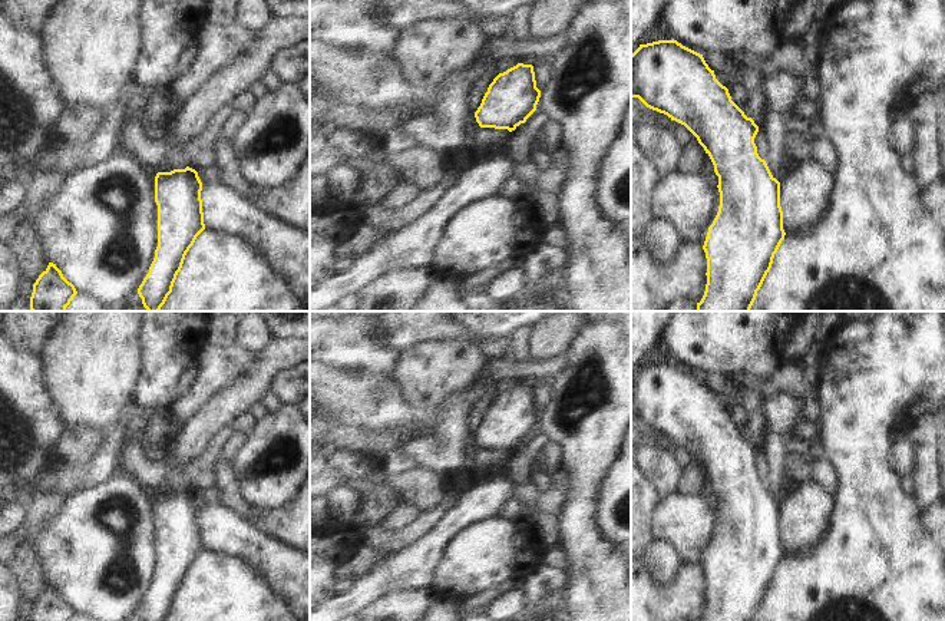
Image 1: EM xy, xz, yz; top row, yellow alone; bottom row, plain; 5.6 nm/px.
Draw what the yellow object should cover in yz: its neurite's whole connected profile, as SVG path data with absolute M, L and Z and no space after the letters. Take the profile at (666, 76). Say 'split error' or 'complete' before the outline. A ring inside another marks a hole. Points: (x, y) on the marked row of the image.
complete; M674 39L640 44L631 54L631 98L638 98L647 108L684 125L710 156L718 176L720 207L703 245L707 258L707 284L701 301L697 303L697 311L750 311L786 235L780 182L771 175L766 161L759 156L754 143L759 126L731 100L728 89L716 79L714 70L708 67L703 54Z

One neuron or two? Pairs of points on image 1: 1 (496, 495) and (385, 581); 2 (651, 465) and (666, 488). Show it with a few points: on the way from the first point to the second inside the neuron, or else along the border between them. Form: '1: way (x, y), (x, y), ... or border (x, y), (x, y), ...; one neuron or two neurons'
1: way (469, 511), (412, 565); one neuron
2: way (657, 471), (664, 478), (664, 482); one neuron

